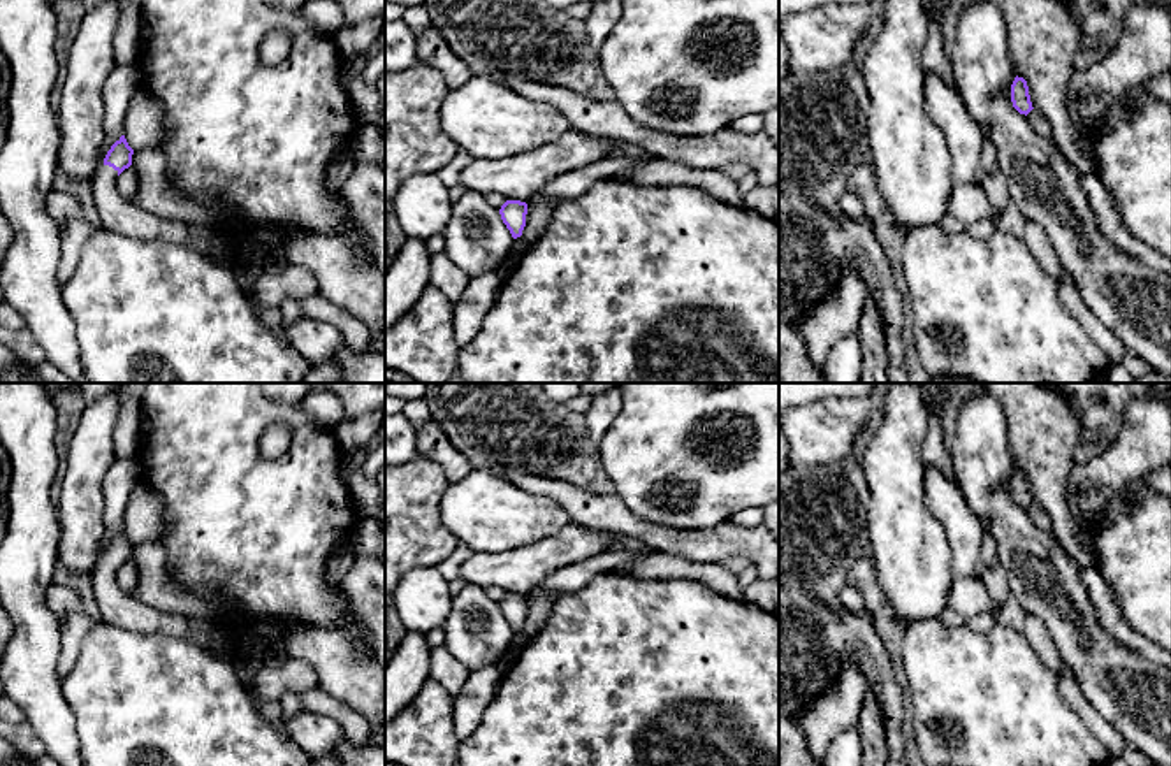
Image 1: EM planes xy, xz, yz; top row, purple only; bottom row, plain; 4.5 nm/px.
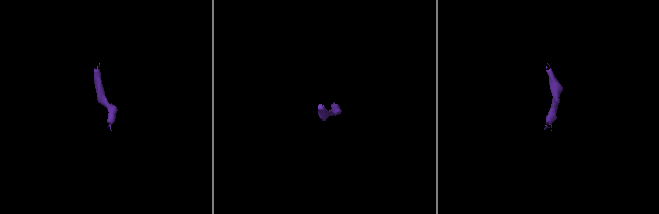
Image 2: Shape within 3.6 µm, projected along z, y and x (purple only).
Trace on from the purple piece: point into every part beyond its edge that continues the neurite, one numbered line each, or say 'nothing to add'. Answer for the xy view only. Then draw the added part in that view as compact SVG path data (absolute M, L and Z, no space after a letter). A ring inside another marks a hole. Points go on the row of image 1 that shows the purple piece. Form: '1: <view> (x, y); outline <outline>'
1: xy (118, 215); outline M100 165L91 179L91 197L102 228L141 241L164 239L176 244L186 242L188 225L160 218L134 200L125 199L116 186L118 170Z

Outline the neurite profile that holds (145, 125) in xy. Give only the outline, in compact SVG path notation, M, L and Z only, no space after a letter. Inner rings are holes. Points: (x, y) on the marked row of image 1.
M137 90L128 104L123 135L134 151L158 148L167 141L167 125L162 104L146 90Z

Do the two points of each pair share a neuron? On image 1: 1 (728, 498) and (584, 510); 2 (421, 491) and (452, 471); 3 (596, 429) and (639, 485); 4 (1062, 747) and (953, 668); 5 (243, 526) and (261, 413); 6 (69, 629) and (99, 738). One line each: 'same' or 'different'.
1: different
2: different
3: different
4: same
5: same
6: different

